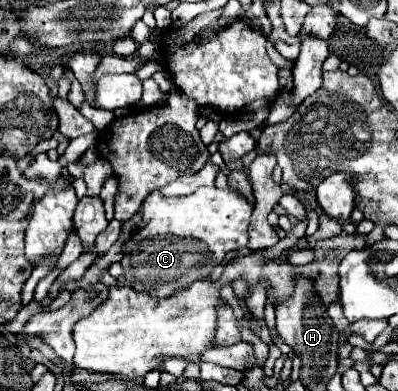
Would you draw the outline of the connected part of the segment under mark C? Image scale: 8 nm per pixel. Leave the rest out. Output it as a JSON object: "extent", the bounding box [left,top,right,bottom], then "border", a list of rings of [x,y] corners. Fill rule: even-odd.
{"extent":[122,187,254,299],"border":[[[200,187],[196,193],[184,197],[162,197],[158,191],[152,191],[142,203],[142,215],[148,225],[134,233],[134,237],[124,245],[126,255],[122,259],[122,267],[126,271],[126,285],[164,299],[198,279],[210,277],[212,267],[220,265],[226,253],[246,247],[252,209],[254,207],[232,189]]]}

